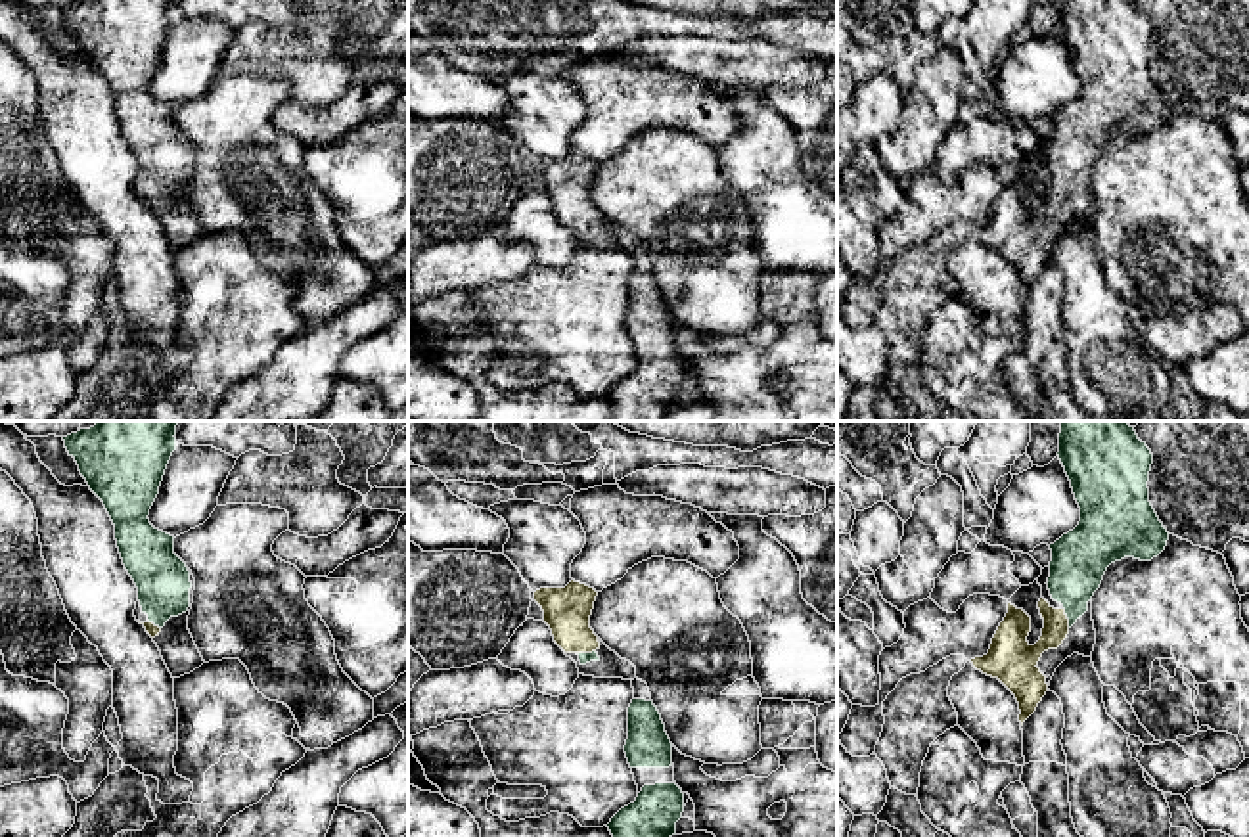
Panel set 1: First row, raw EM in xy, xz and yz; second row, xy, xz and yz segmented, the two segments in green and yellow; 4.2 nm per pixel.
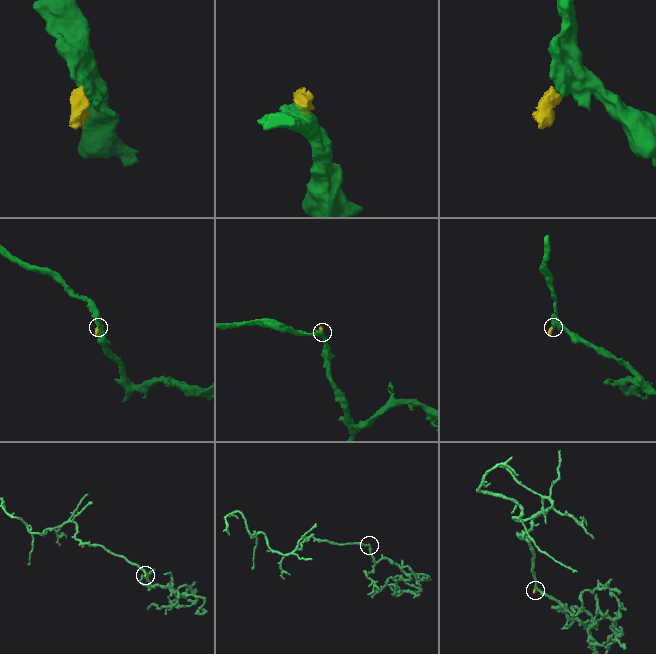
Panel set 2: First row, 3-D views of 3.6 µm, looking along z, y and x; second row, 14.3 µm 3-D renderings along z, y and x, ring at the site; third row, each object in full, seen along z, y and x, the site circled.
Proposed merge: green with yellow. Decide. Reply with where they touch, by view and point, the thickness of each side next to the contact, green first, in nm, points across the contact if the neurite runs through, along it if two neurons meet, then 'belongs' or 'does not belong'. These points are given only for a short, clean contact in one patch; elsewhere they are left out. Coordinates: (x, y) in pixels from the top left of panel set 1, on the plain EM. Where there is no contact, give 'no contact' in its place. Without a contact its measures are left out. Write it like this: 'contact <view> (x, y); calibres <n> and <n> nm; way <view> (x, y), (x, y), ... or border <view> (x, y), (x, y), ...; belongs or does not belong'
contact yz (1067, 188); calibres 240 and 130 nm; way yz (1079, 131), (1067, 188), (1039, 219), (1012, 203); belongs

